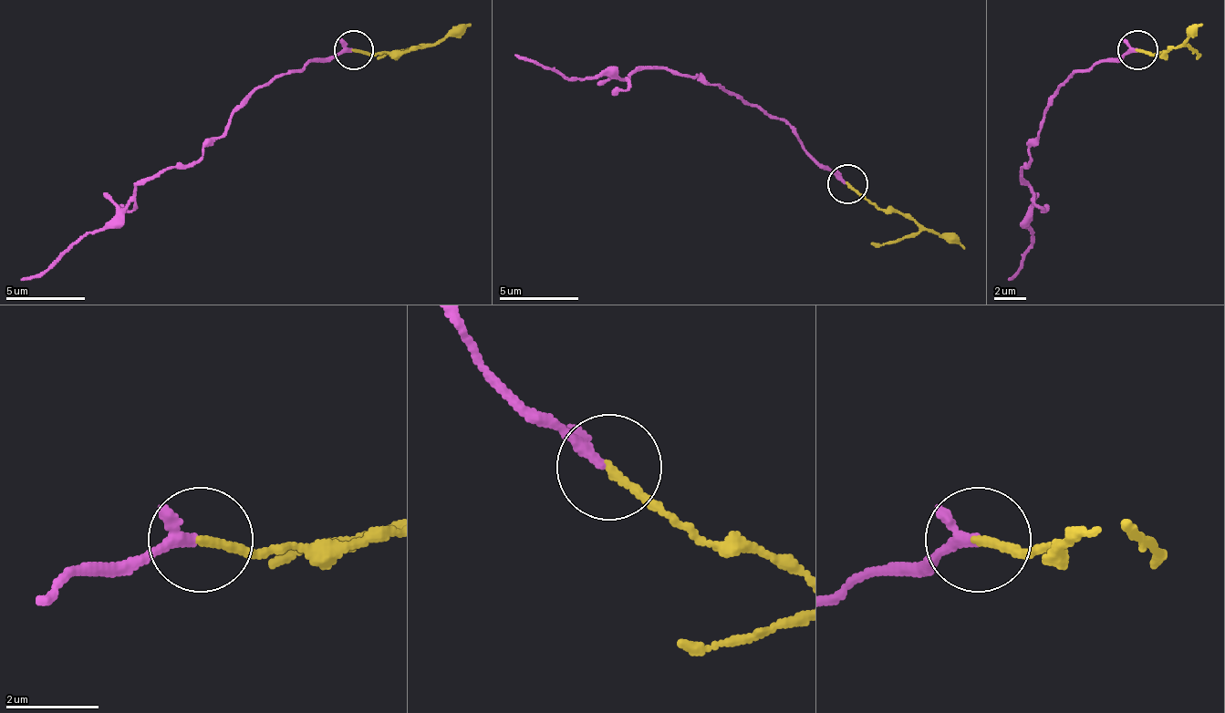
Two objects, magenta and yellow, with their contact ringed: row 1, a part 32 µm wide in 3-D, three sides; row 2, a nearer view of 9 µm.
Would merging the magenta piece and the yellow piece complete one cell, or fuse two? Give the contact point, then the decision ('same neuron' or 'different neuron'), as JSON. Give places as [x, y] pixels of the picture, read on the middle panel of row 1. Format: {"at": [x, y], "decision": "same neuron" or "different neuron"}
{"at": [847, 183], "decision": "same neuron"}

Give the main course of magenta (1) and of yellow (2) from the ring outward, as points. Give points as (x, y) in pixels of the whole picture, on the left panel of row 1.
1: (352, 51), (277, 75), (193, 161), (146, 178), (98, 229), (71, 241), (39, 273), (19, 281)
2: (352, 51), (416, 51), (472, 23)

